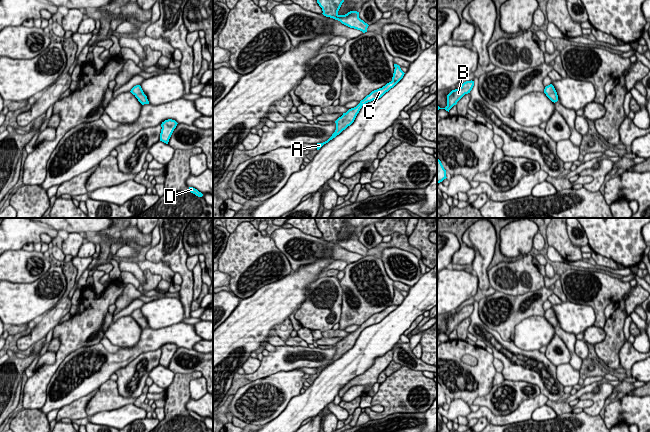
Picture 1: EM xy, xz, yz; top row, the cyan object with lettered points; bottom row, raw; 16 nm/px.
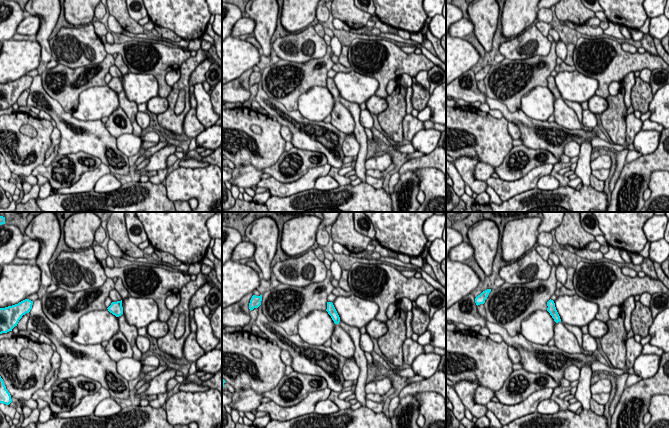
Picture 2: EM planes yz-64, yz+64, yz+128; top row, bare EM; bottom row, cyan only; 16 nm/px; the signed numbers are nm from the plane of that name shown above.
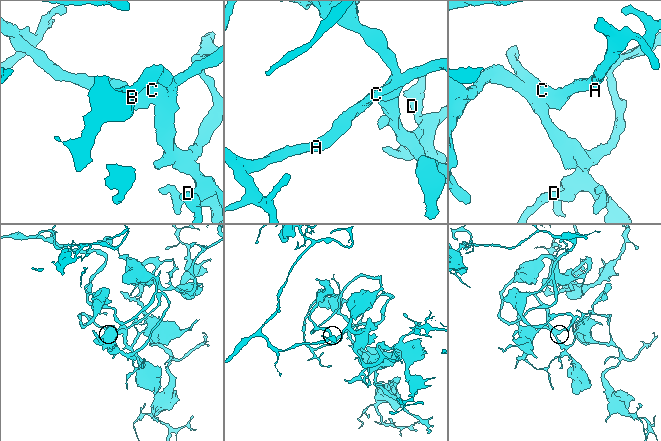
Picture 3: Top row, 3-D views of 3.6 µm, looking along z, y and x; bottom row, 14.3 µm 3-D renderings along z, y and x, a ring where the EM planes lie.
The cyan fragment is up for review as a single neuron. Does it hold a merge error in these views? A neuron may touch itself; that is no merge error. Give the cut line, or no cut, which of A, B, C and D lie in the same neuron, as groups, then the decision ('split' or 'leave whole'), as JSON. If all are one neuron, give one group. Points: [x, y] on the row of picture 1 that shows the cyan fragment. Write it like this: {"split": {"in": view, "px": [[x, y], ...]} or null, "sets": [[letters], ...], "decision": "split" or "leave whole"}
{"split": null, "sets": [["A", "B", "C", "D"]], "decision": "leave whole"}

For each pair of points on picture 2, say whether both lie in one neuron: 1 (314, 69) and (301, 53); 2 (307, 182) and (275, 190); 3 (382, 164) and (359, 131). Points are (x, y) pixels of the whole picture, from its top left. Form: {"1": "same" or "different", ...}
{"1": "different", "2": "same", "3": "different"}

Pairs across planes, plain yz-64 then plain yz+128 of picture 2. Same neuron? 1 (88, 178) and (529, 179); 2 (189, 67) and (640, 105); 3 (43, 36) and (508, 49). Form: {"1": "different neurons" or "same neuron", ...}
{"1": "same neuron", "2": "different neurons", "3": "different neurons"}

